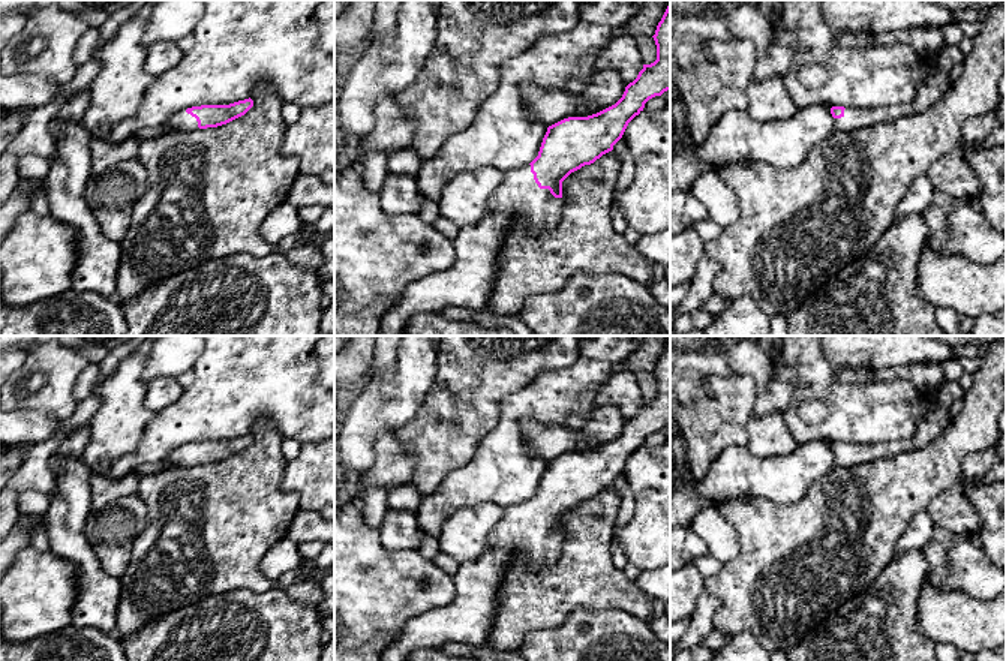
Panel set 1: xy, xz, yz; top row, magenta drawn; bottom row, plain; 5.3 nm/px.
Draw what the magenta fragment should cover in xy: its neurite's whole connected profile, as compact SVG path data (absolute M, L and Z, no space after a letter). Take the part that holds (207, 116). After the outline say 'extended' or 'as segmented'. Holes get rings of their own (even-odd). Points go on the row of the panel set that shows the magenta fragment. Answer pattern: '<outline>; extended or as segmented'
M244 99L229 105L201 105L175 112L168 126L177 130L196 130L217 127L244 115L253 106L253 100Z; extended

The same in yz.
M945 43L943 48L930 58L927 79L919 85L916 97L912 102L876 108L832 106L831 114L835 118L835 127L838 130L855 130L927 111L942 102L948 94L951 88L951 70L955 64L963 61L964 54L958 45Z; extended

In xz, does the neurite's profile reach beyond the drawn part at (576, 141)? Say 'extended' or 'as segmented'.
extended

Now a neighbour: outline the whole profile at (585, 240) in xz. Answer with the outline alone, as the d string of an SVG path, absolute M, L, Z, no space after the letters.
M613 151L591 165L571 172L562 181L562 214L550 231L537 231L522 222L516 223L502 246L498 277L487 309L495 315L520 316L526 301L537 294L562 289L579 273L603 276L619 273L651 288L652 264L616 231L612 222L612 201L621 159Z

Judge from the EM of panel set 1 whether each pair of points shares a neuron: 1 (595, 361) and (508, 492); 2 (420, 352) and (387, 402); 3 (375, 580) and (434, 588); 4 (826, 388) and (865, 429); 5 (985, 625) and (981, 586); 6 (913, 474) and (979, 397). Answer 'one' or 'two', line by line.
1: one
2: one
3: one
4: one
5: two
6: one

